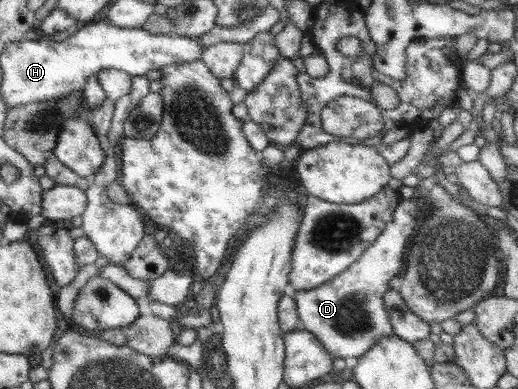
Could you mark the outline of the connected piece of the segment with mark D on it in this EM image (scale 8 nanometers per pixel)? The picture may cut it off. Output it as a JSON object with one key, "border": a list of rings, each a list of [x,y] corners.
{"border":[[[400,199],[391,222],[362,255],[347,270],[314,290],[292,291],[298,306],[301,328],[308,330],[333,357],[351,358],[363,356],[376,340],[393,336],[382,296],[391,288],[394,276],[403,272],[403,254],[407,250],[407,238],[412,235],[414,225],[419,222],[425,206],[418,200]]]}

